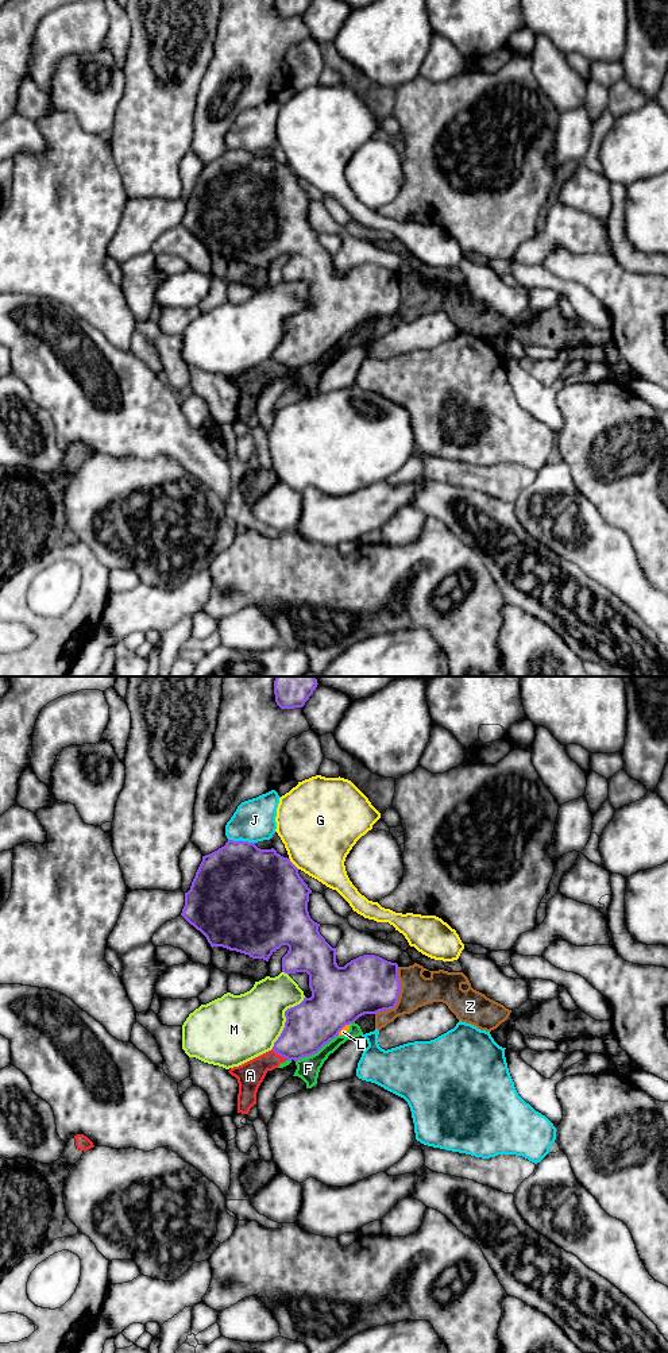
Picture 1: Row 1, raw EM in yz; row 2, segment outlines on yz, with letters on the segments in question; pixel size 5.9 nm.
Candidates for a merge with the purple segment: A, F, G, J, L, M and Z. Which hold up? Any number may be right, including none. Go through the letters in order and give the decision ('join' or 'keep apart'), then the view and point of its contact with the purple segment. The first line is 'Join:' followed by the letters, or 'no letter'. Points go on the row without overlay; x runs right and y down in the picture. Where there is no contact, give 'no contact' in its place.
Join: no letter
A: keep apart; contact yz (280, 363)
F: keep apart; contact yz (316, 361)
G: keep apart; contact yz (292, 172)
J: keep apart; contact yz (240, 149)
L: keep apart; contact yz (343, 335)
M: keep apart; contact yz (286, 328)
Z: keep apart; contact yz (398, 304)

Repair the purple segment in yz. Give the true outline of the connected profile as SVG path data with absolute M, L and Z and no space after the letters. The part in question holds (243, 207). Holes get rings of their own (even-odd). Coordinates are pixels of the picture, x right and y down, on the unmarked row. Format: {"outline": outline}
{"outline": "M228 149L224 155L202 165L190 198L185 201L185 215L181 221L190 234L206 246L212 257L223 255L248 263L252 267L269 270L270 265L282 254L289 255L287 262L282 266L282 281L287 284L306 281L312 305L305 305L300 313L285 320L285 336L274 351L273 359L294 370L317 362L325 352L339 344L345 334L354 332L359 325L394 317L401 301L397 271L375 263L363 263L344 275L337 274L336 257L325 250L318 240L320 232L314 231L309 224L310 201L312 198L300 185L298 177L274 157L260 158L255 151Z"}

